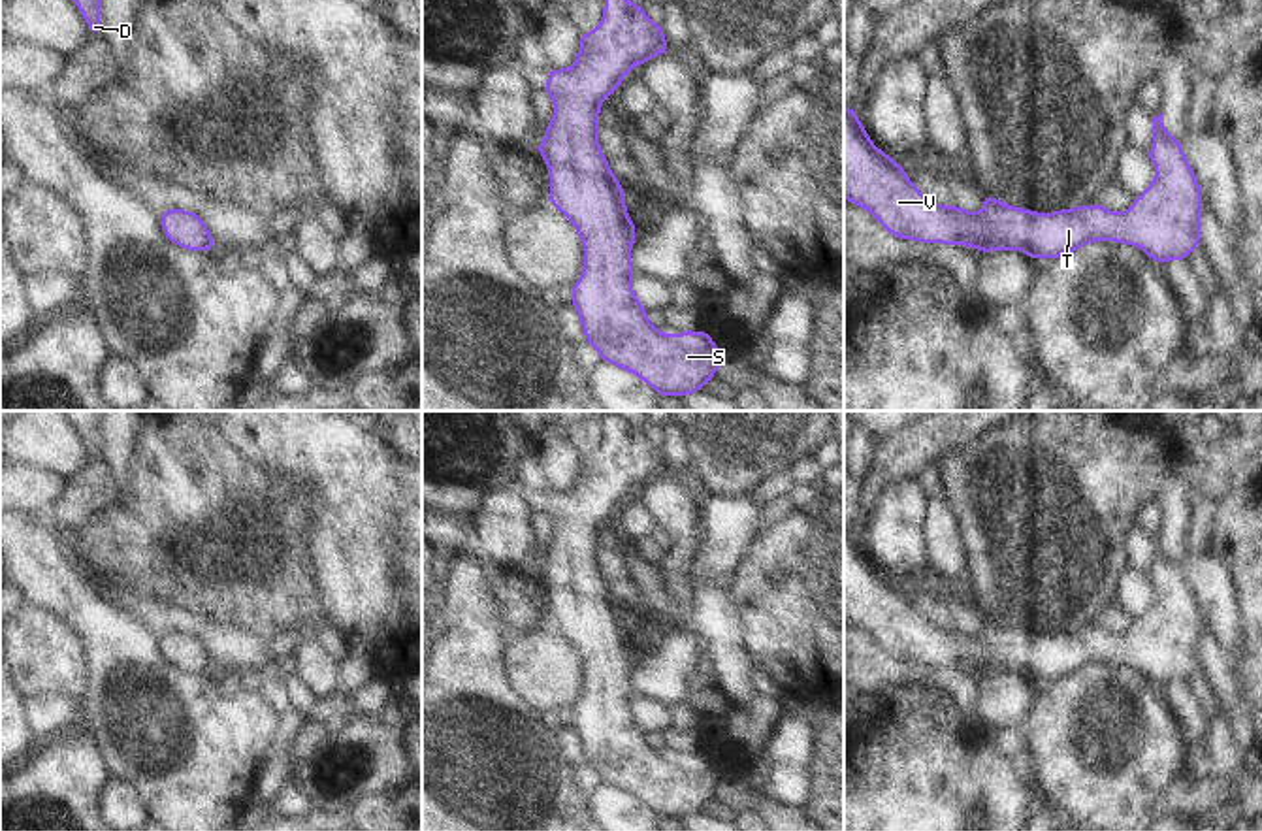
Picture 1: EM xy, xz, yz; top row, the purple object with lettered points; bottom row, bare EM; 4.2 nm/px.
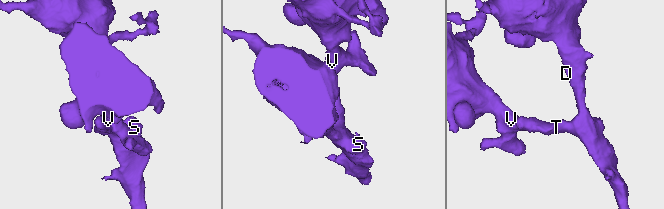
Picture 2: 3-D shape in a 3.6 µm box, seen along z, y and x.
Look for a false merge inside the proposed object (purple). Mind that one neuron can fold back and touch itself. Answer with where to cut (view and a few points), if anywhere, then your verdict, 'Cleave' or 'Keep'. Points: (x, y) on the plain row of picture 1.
No split. Keep

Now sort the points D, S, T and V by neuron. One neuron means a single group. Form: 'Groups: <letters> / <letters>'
Groups: D S T V

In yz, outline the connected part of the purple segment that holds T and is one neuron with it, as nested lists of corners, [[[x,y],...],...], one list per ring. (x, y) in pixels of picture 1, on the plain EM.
[[[844,528],[844,618],[866,629],[900,661],[970,667],[981,675],[1017,671],[1032,682],[1060,680],[1091,663],[1111,661],[1140,669],[1158,686],[1187,682],[1202,667],[1202,614],[1162,539],[1164,533],[1151,539],[1155,563],[1149,584],[1157,588],[1157,599],[1124,635],[1104,627],[1034,635],[1004,627],[989,616],[983,616],[979,635],[968,635],[919,614],[904,590],[870,563],[855,533]]]

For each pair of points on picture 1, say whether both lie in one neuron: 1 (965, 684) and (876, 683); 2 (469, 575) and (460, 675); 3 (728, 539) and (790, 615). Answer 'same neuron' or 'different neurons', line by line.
1: same neuron
2: same neuron
3: different neurons

